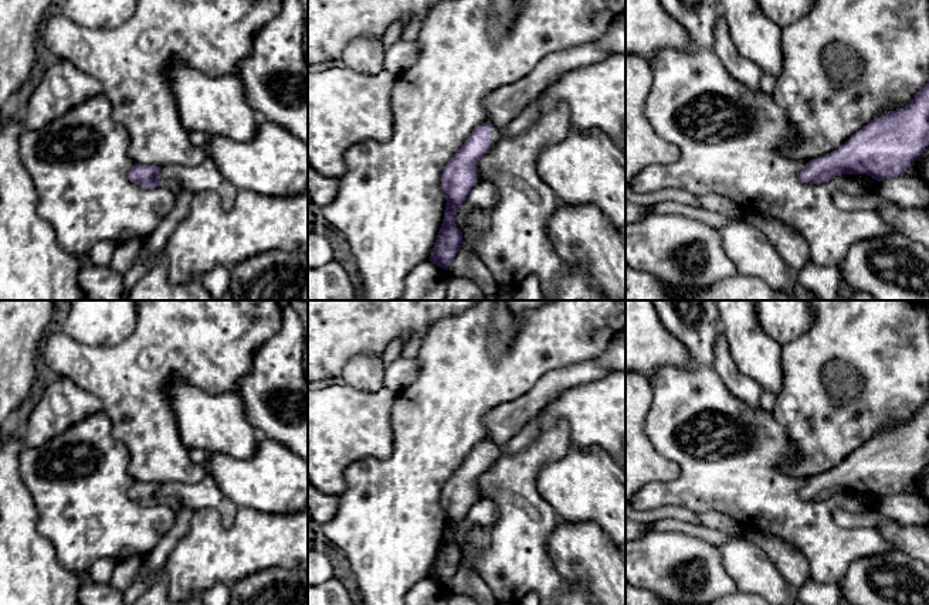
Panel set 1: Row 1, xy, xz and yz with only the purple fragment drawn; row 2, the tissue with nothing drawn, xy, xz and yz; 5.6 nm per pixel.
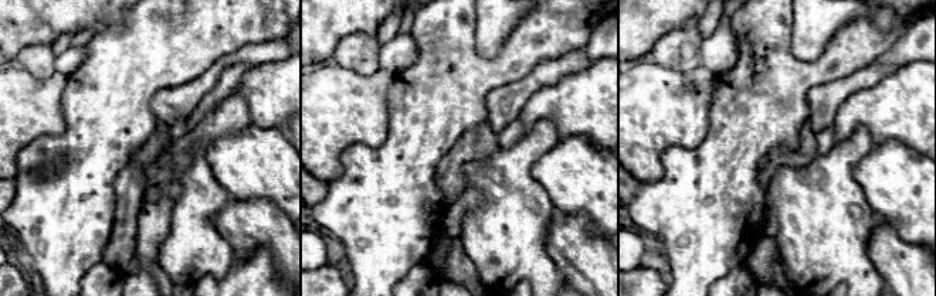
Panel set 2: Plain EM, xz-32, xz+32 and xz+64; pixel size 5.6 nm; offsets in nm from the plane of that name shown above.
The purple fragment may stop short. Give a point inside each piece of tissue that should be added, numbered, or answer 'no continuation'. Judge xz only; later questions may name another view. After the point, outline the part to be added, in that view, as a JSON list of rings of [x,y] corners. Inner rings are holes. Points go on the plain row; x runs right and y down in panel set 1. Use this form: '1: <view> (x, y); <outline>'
1: xz (497, 454); [[[494,443],[494,446],[491,448],[489,453],[492,456],[492,459],[489,462],[489,469],[492,469],[498,463],[498,460],[504,456],[504,452],[501,451],[501,446]]]

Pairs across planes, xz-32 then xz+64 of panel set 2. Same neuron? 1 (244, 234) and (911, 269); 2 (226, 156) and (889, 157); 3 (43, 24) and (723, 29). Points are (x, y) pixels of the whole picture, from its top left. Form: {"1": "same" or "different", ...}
{"1": "same", "2": "same", "3": "different"}

